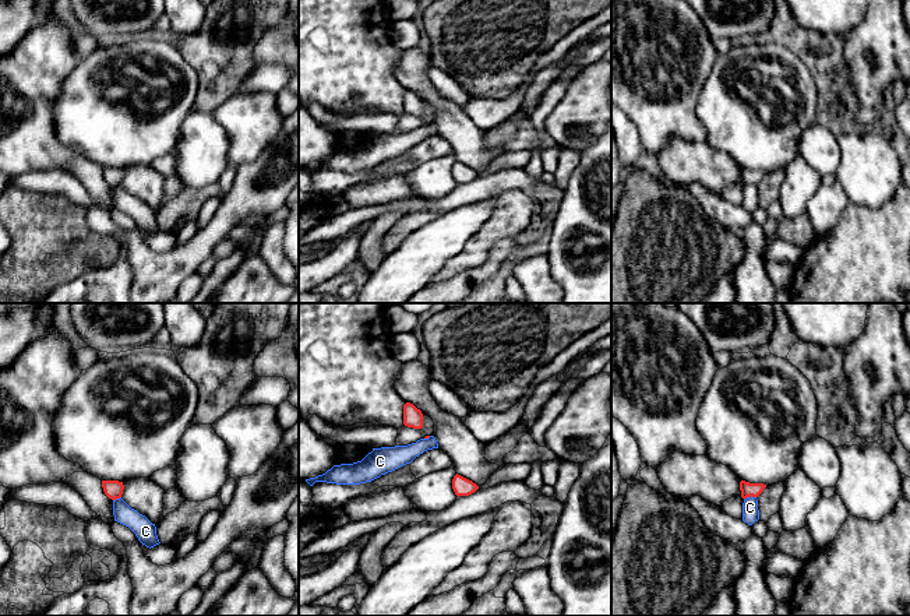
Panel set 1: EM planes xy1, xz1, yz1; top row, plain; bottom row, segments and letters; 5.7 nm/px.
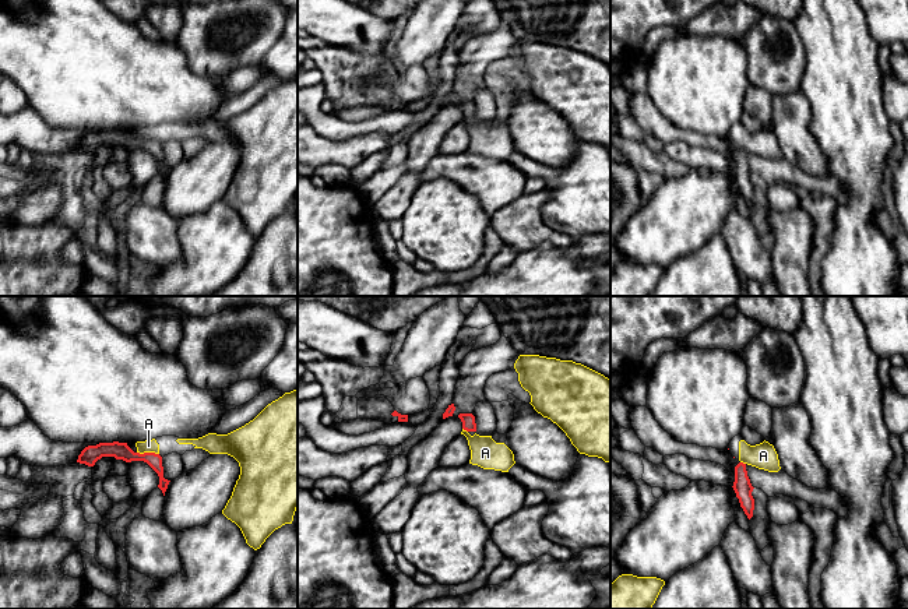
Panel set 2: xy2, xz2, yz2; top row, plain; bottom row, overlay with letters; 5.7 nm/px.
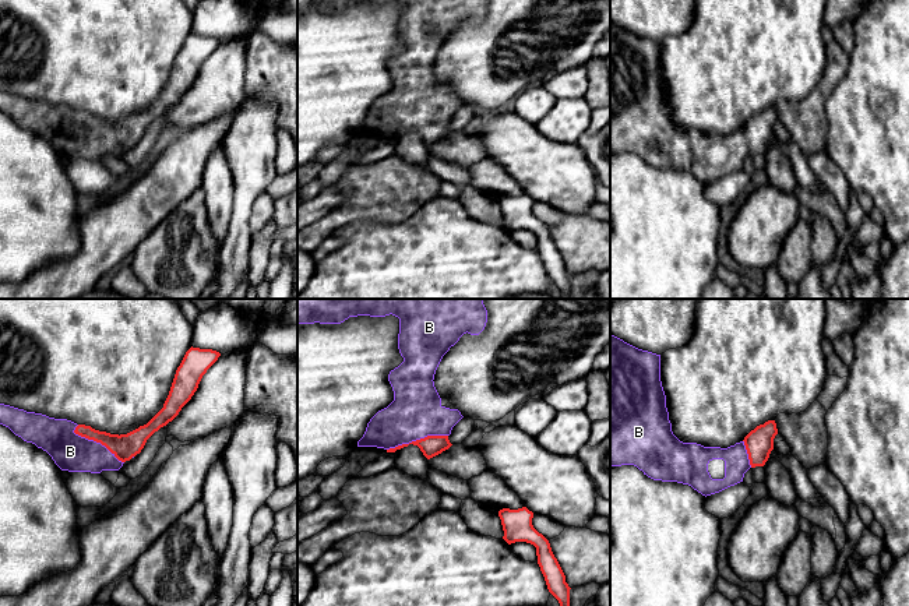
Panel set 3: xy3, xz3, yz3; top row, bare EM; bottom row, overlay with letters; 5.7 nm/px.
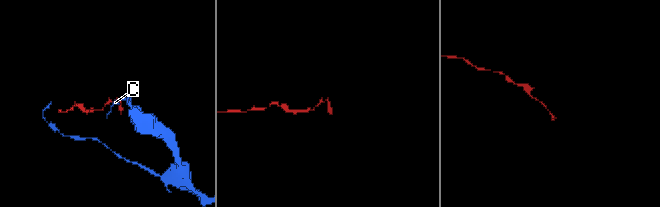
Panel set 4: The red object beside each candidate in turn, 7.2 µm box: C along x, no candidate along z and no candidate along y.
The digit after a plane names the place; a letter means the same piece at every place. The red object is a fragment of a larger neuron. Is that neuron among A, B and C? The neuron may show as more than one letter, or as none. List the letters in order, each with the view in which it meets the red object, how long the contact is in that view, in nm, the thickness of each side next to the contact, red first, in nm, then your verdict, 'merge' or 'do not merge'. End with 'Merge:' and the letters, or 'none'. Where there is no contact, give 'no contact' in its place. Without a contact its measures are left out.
A: xy2 | 130 nm | 100/80 nm | do not merge
B: xz3 | 360 nm | 120/300 nm | merge
C: yz1 | 70 nm | 80/100 nm | do not merge
Merge: B

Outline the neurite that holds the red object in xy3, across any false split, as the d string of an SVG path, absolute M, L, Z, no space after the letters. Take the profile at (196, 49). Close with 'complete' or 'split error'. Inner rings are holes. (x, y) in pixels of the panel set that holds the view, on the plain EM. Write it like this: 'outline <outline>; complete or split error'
outline M191 34L176 57L163 95L147 112L127 121L110 121L4 91L0 91L0 112L46 138L61 158L91 161L119 158L126 148L141 140L155 119L179 102L219 43L216 38Z; split error

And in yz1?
outline M745 168L740 169L740 177L741 177L741 184L747 186L747 184L758 184L763 176L766 175L766 172L763 170L749 170Z; complete

